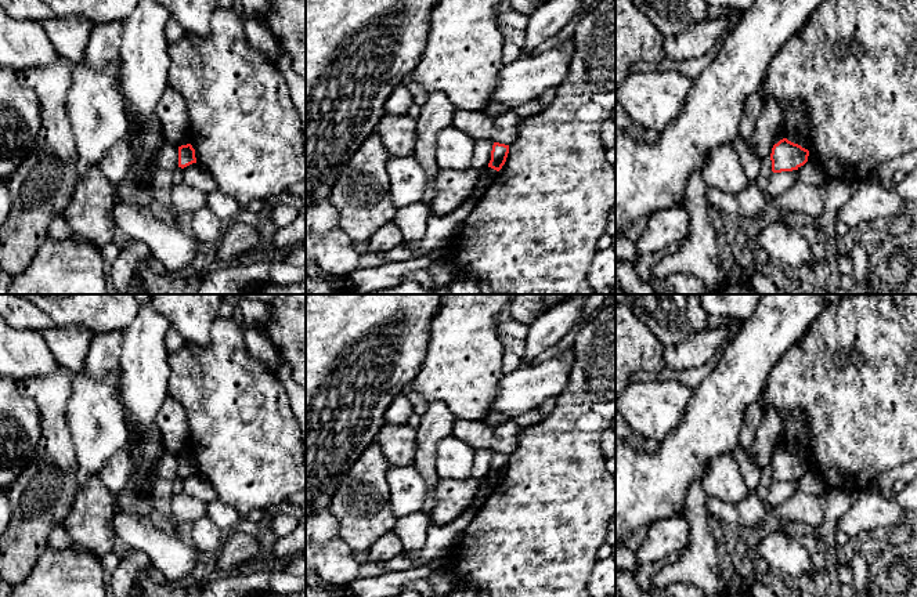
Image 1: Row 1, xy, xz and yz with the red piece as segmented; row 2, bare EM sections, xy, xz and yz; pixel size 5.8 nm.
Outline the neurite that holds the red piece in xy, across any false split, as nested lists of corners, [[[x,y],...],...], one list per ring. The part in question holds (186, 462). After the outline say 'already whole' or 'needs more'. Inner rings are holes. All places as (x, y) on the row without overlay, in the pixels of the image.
[[[191,453],[178,456],[178,477],[184,478],[192,473],[196,473],[195,459]]] | already whole

